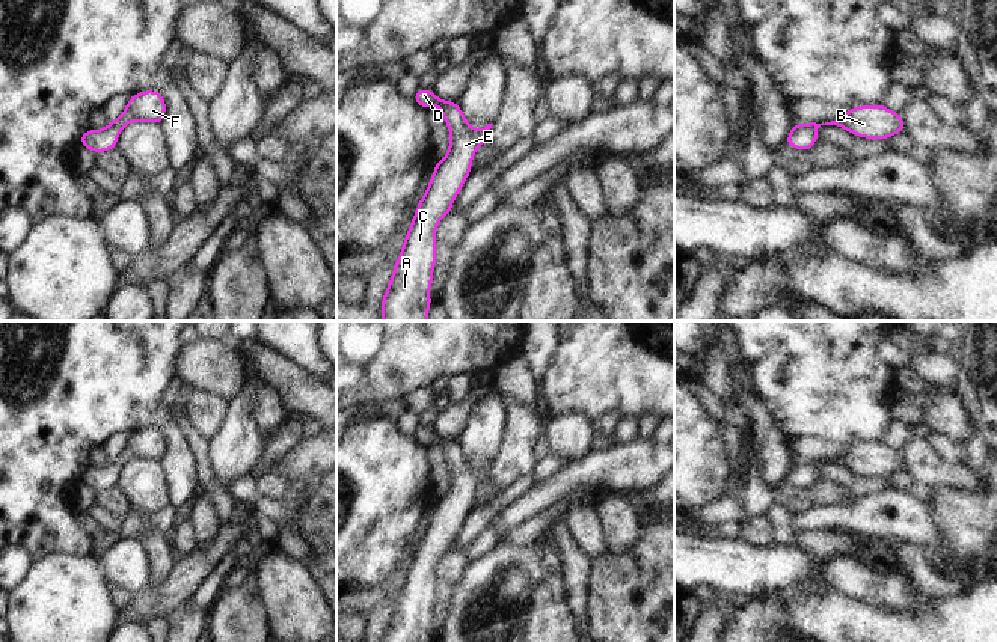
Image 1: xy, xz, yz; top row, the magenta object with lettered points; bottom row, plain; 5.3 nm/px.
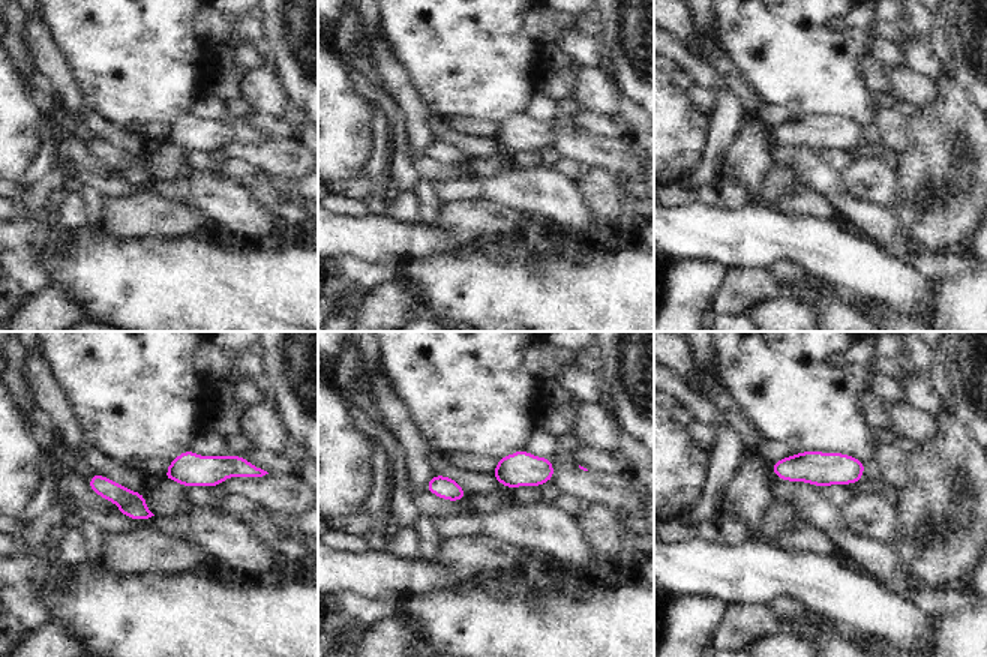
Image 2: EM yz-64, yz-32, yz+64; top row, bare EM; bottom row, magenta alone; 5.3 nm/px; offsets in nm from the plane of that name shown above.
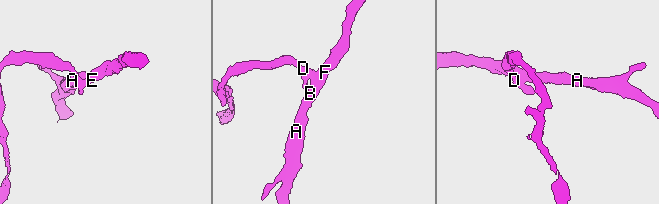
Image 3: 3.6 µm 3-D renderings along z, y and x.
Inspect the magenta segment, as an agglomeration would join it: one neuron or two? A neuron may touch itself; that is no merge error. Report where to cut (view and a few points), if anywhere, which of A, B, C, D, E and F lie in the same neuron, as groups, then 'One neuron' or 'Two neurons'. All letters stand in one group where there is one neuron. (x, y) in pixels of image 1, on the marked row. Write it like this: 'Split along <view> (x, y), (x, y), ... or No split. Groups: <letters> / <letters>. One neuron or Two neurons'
No split. Groups: A B C D E F. One neuron

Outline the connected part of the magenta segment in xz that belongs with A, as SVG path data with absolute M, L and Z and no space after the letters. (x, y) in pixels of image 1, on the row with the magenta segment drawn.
M418 89L413 101L422 109L437 105L449 130L449 149L439 160L406 234L401 253L382 298L380 321L428 321L430 288L436 265L436 229L452 211L452 202L468 179L477 149L489 140L493 124L475 130L456 101L439 99L433 90Z

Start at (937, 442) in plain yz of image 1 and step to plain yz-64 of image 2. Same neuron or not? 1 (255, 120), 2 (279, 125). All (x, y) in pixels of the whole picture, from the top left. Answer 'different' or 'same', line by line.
1: same
2: same

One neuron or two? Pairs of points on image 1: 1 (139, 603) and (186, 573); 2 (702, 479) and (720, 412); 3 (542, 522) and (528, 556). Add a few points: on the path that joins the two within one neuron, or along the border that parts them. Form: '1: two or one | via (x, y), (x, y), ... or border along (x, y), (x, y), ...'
1: one | via (151, 602), (157, 602), (174, 585)
2: two | border along (705, 409), (715, 422)
3: two | border along (501, 541), (519, 546), (531, 544)

